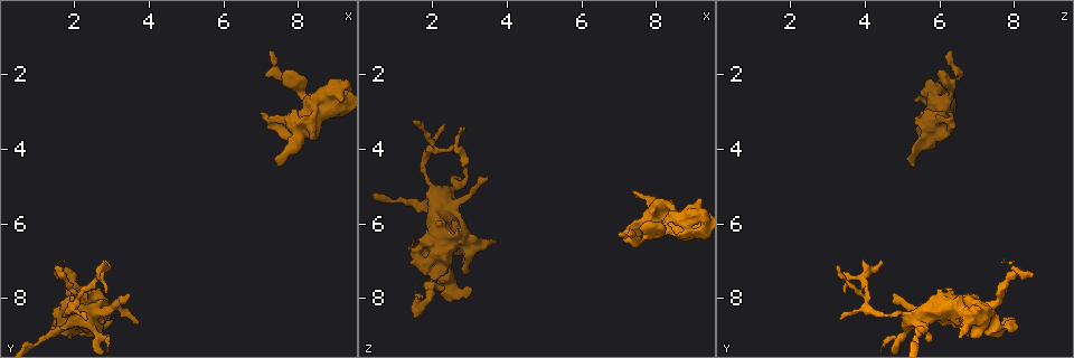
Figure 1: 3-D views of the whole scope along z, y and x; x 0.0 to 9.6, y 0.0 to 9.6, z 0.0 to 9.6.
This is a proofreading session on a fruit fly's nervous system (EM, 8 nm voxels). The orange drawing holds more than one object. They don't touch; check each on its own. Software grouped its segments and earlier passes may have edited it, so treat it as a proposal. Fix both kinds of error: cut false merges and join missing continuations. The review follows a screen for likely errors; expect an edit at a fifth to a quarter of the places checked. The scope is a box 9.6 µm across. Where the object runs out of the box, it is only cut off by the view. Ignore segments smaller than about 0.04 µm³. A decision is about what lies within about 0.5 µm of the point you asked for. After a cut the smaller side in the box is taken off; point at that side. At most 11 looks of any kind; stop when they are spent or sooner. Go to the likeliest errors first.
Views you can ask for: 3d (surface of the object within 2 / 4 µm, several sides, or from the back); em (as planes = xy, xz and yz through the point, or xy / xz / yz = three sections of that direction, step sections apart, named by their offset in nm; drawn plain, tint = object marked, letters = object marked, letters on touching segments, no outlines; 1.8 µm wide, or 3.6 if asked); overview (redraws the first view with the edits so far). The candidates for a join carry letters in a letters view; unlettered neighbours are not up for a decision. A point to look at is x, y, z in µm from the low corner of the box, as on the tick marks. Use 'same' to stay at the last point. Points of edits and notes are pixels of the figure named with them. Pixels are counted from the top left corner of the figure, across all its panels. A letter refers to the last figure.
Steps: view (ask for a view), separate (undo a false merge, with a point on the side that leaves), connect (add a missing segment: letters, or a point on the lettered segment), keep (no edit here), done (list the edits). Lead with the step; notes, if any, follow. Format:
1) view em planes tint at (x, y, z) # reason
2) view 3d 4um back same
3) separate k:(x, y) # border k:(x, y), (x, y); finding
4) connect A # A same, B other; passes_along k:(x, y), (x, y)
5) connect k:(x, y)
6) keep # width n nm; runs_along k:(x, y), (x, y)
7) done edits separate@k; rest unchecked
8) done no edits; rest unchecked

view em 3.6um xz step 8 letters at (7.25, 1.40, 6.25) # thin end

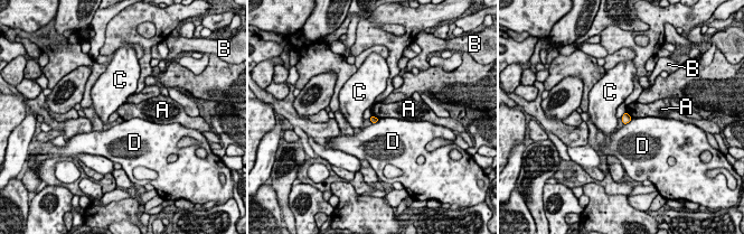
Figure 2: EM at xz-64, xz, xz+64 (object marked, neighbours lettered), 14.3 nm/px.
view em 3.6um planes letters same # cut it another way

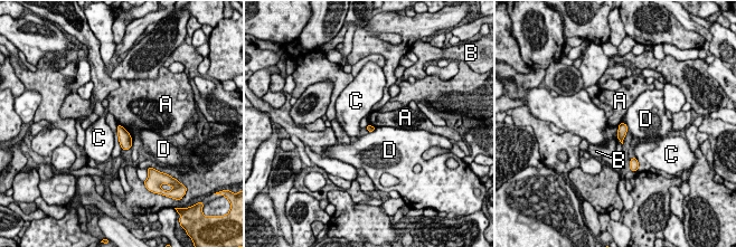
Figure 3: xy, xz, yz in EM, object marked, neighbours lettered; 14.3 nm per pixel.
keep # A other, B other, C other, D other; border 3:(118, 123), (129, 133), (131, 148); no lettered segment goes on from it

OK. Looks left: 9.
view em xz step 8 letters at (7.50, 3.60, 6.20) # free end

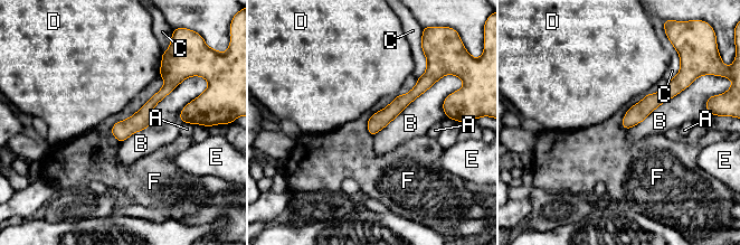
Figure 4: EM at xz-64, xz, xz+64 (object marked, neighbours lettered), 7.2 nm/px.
keep # A other, B other, C other, D other, E other, F other; runs_along 4:(162, 72), (167, 88), (120, 138); no lettered segment goes on from it

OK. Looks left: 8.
view 3d 2um at (9.00, 2.25, 6.00) # branch stops here

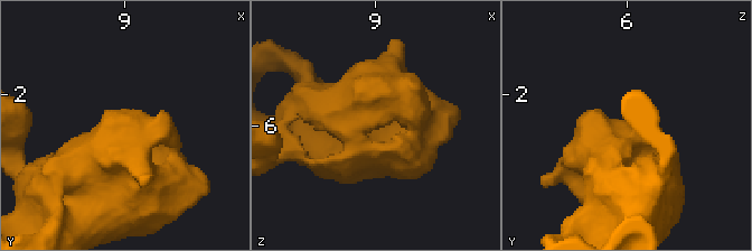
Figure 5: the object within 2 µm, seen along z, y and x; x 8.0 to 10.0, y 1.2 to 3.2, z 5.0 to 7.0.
view em planes tint at (8.94, 2.24, 6.02) # need the tissue

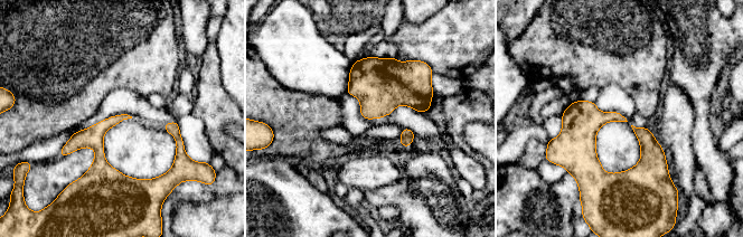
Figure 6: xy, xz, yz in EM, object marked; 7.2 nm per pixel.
view em planes letters same

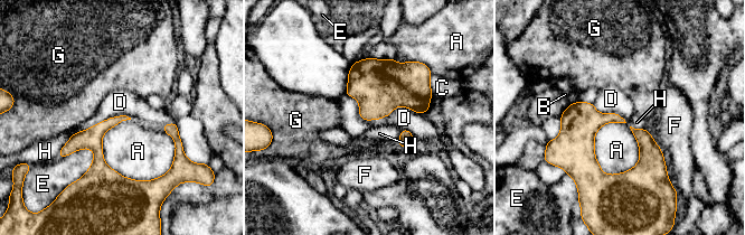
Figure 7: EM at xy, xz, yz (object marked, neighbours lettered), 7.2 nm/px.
keep # A other, B other, C other, D other, E other, F other, G other, H other; no lettered segment goes on from it

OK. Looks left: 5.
view em yz step 16 tint at (1.55, 8.30, 7.20) # branch stops here

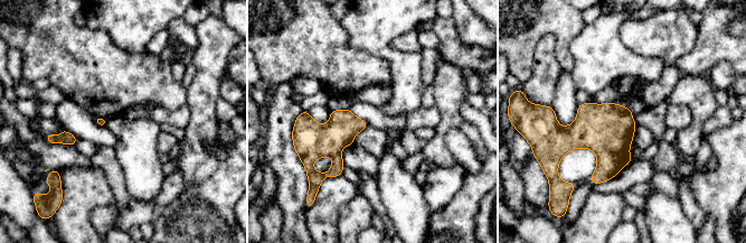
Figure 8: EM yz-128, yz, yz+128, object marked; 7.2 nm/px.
view em planes letters same

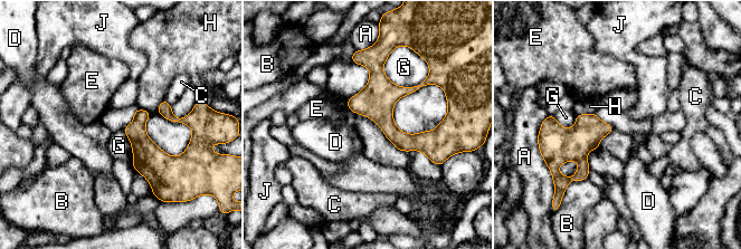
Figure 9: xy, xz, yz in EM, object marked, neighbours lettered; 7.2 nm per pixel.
keep # A other, B other, C other, D other, E other, G other, H other, J other; border 9:(382, 65), (401, 86), (428, 76); none of them fits

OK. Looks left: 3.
view 3d 2um back at (2.85, 7.85, 3.40) # thin end

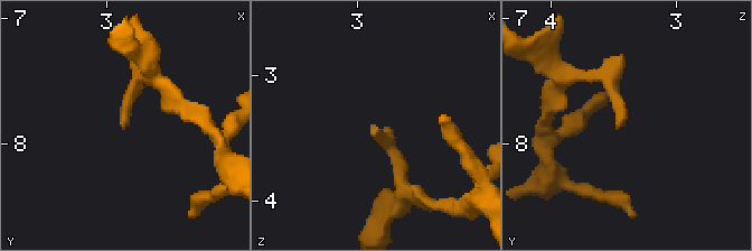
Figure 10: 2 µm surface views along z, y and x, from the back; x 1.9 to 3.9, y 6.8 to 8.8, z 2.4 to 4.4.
view em planes plain at (2.88, 7.86, 3.44) # shape alone is not enough

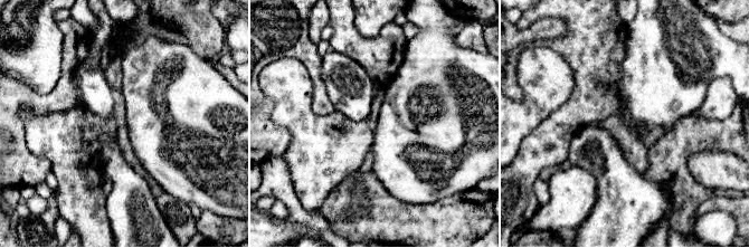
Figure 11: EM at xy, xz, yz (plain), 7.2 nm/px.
view em planes letters same

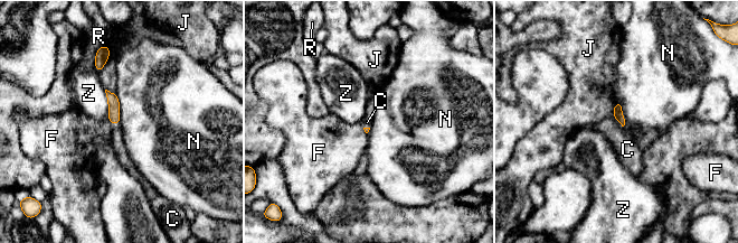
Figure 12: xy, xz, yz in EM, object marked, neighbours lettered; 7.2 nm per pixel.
keep # C other, F other, J other, N other, R other, Z other; border 12:(614, 117), (622, 127); none of them fits

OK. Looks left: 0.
done no edits; rest unchecked

